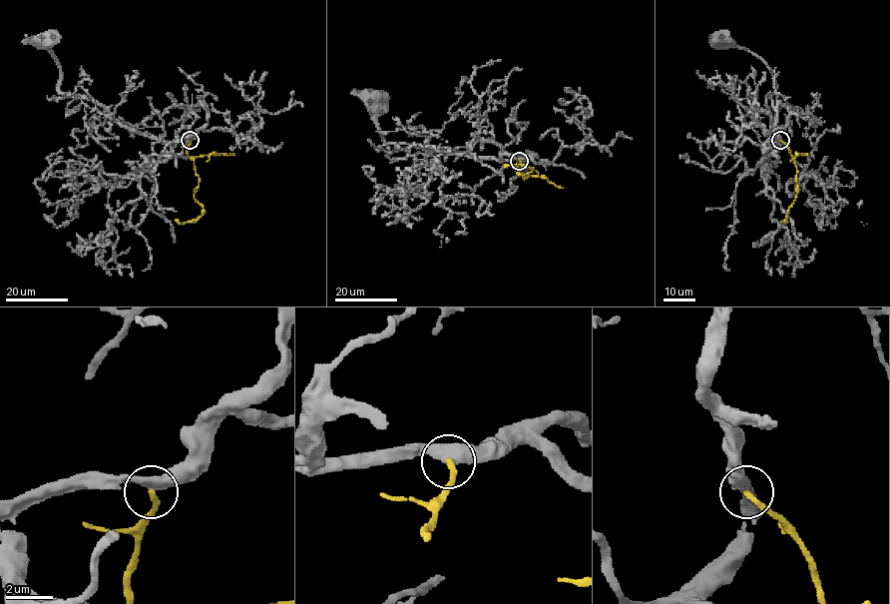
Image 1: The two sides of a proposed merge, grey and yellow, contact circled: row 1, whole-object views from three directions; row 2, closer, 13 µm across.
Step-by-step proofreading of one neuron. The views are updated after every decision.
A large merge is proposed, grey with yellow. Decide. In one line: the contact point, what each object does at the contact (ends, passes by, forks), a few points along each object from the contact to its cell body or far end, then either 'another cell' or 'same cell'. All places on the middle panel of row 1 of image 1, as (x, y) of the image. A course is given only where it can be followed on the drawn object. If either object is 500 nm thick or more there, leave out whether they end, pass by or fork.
(519, 161) | grey passes by | yellow ends | grey via (519, 161), (473, 158), (428, 147), (405, 147), (388, 156), (388, 146), (377, 127), (376, 99) | yellow via (519, 161), (516, 171), (526, 177), (523, 176), (531, 169), (525, 166), (519, 164), (504, 167) | another cell

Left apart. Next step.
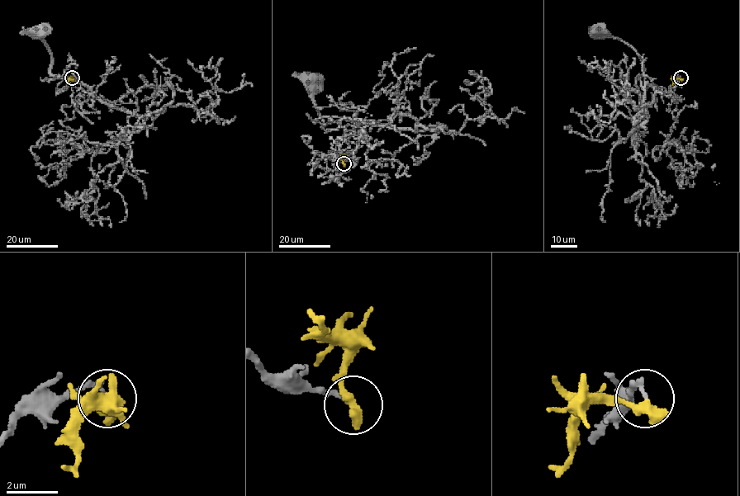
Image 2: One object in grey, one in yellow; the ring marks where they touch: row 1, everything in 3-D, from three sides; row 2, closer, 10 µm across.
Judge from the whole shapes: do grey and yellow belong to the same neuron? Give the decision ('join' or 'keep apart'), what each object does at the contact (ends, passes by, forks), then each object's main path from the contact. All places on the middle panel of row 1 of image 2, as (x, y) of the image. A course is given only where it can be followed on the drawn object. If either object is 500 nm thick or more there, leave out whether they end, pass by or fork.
keep apart; grey ends; yellow ends; course grey (343, 164), (329, 153), (343, 127), (355, 125), (353, 129), (360, 121), (337, 120), (323, 127), (313, 80); course yellow (343, 164), (339, 154)

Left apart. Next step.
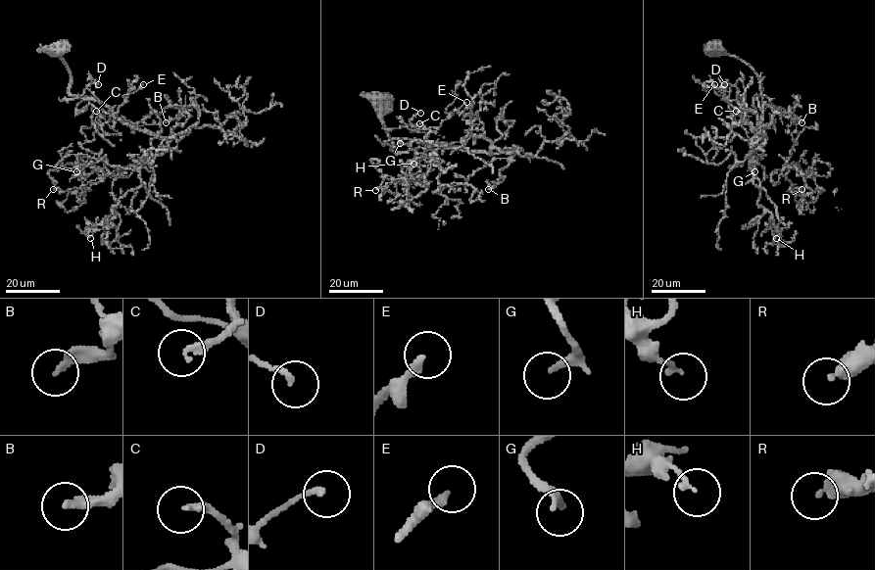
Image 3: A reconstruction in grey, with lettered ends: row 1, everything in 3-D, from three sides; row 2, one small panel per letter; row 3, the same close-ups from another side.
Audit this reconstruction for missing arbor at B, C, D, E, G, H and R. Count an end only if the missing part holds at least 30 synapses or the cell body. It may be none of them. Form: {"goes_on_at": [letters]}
{"goes_on_at": ["C", "E", "G"]}

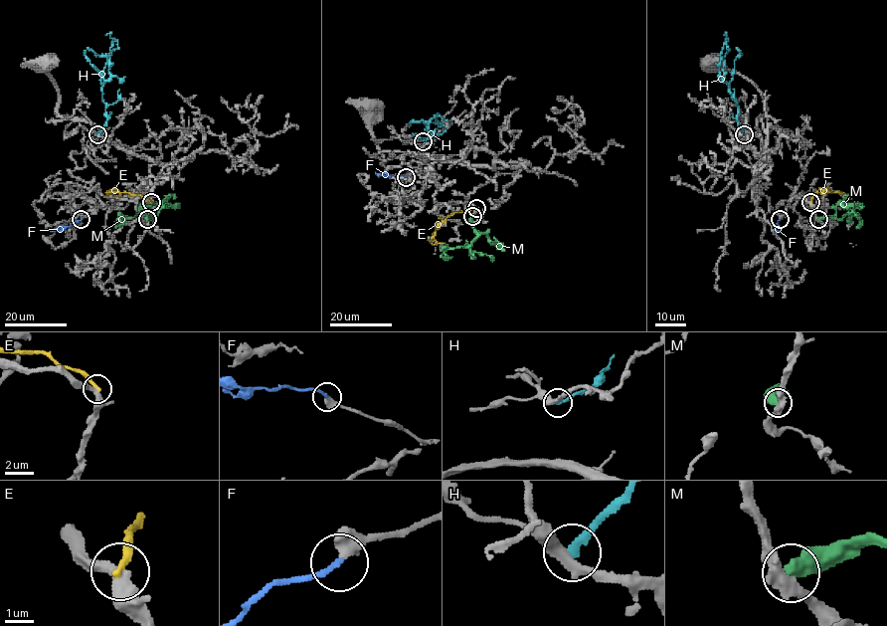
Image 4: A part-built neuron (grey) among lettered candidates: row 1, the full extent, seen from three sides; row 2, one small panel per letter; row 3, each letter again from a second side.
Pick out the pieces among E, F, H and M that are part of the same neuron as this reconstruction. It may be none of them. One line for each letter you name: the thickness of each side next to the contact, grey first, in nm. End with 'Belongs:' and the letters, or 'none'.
F: calibres 440 and 170 nm
Belongs: F

